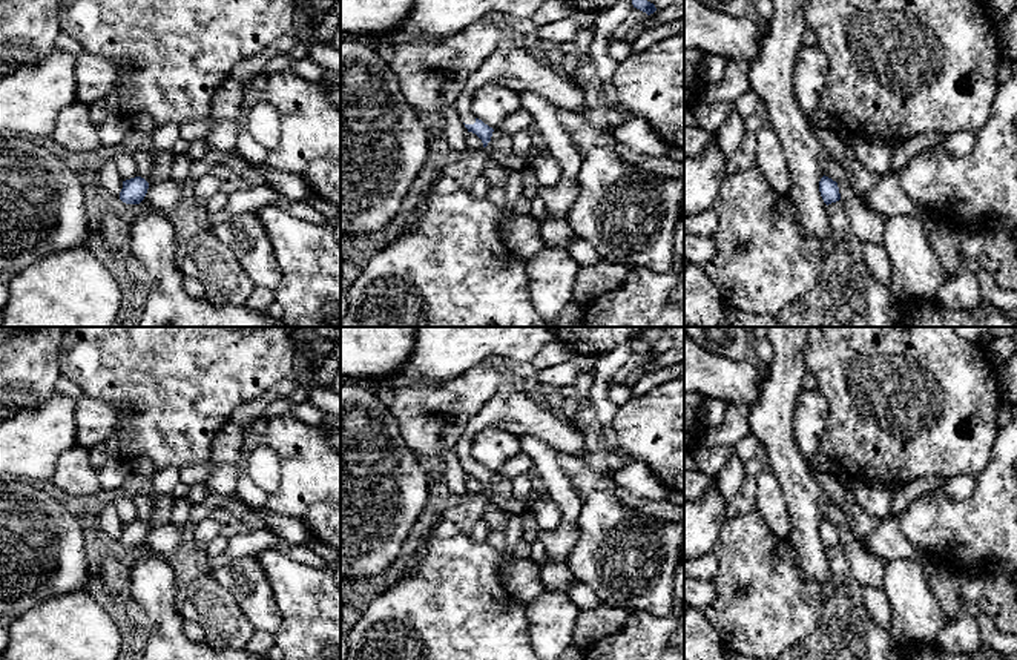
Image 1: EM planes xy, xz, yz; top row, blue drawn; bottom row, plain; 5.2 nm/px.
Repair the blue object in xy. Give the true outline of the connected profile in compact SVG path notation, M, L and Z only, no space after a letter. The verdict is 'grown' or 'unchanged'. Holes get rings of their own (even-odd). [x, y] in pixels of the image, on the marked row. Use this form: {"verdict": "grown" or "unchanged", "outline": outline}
{"verdict": "unchanged", "outline": "M141 177L126 180L123 181L120 200L126 204L140 204L144 200L147 189L149 183Z"}

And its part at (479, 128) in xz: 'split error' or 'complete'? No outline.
split error

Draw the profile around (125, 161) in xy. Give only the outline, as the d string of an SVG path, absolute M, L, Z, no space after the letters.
M118 150L112 160L123 181L138 177L138 167L132 153Z

